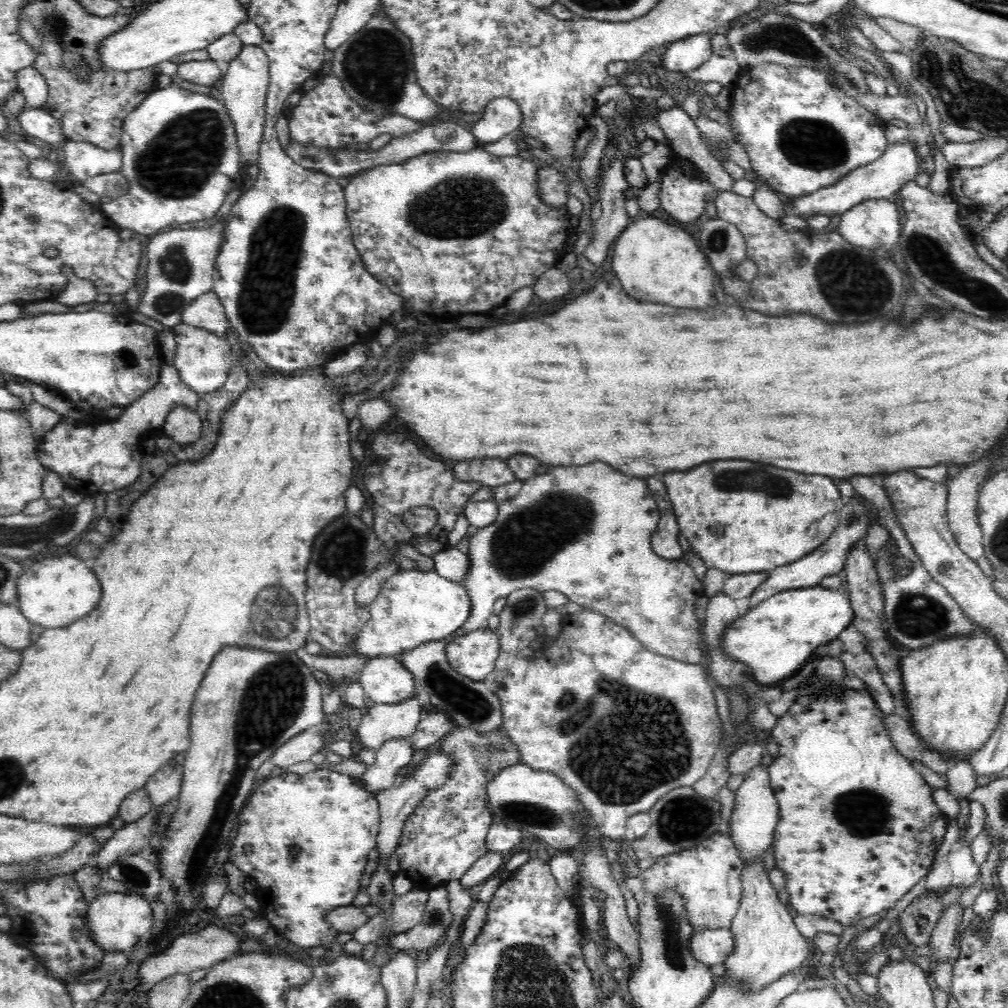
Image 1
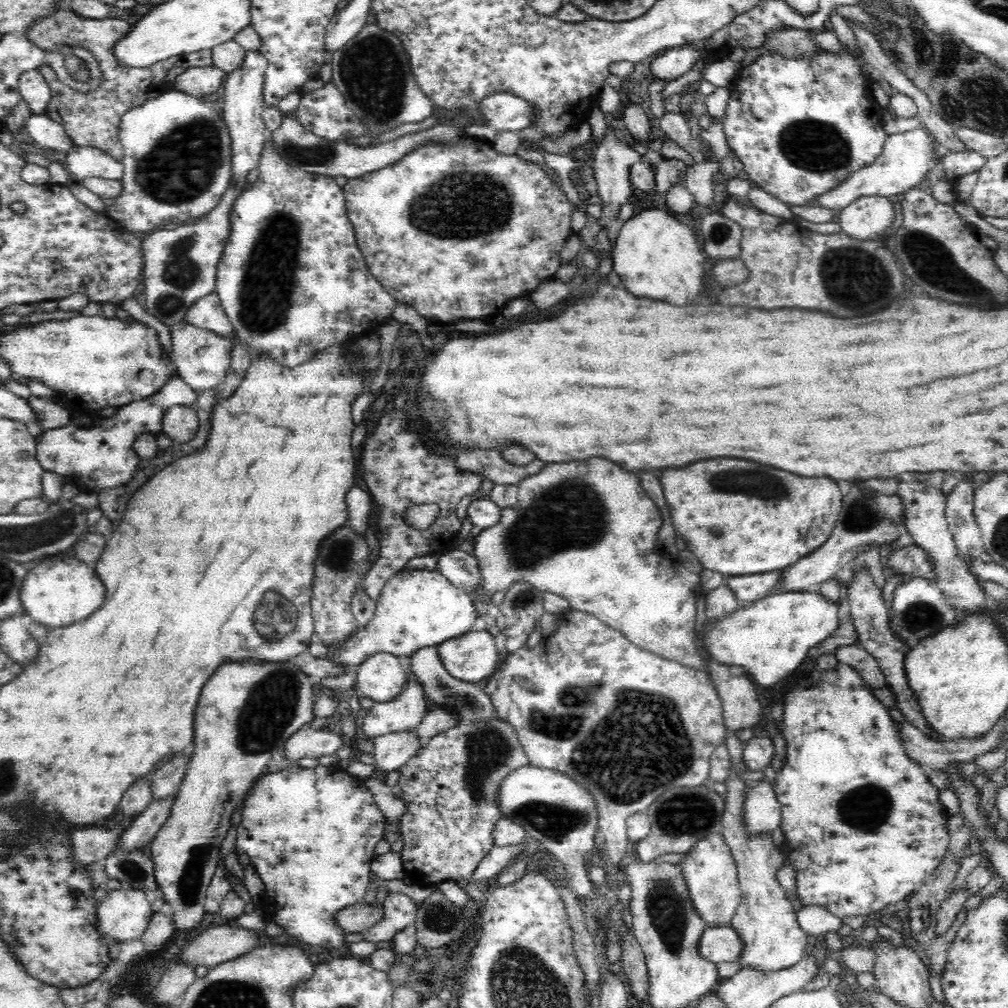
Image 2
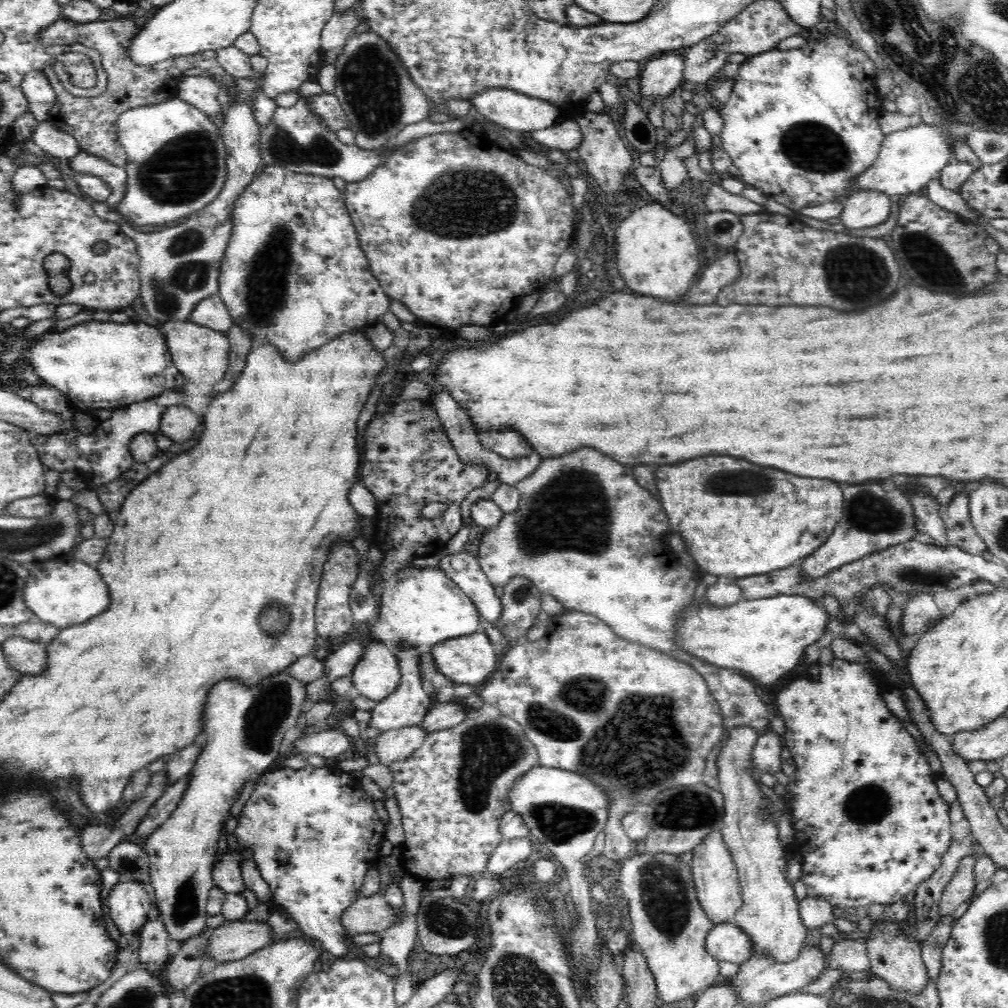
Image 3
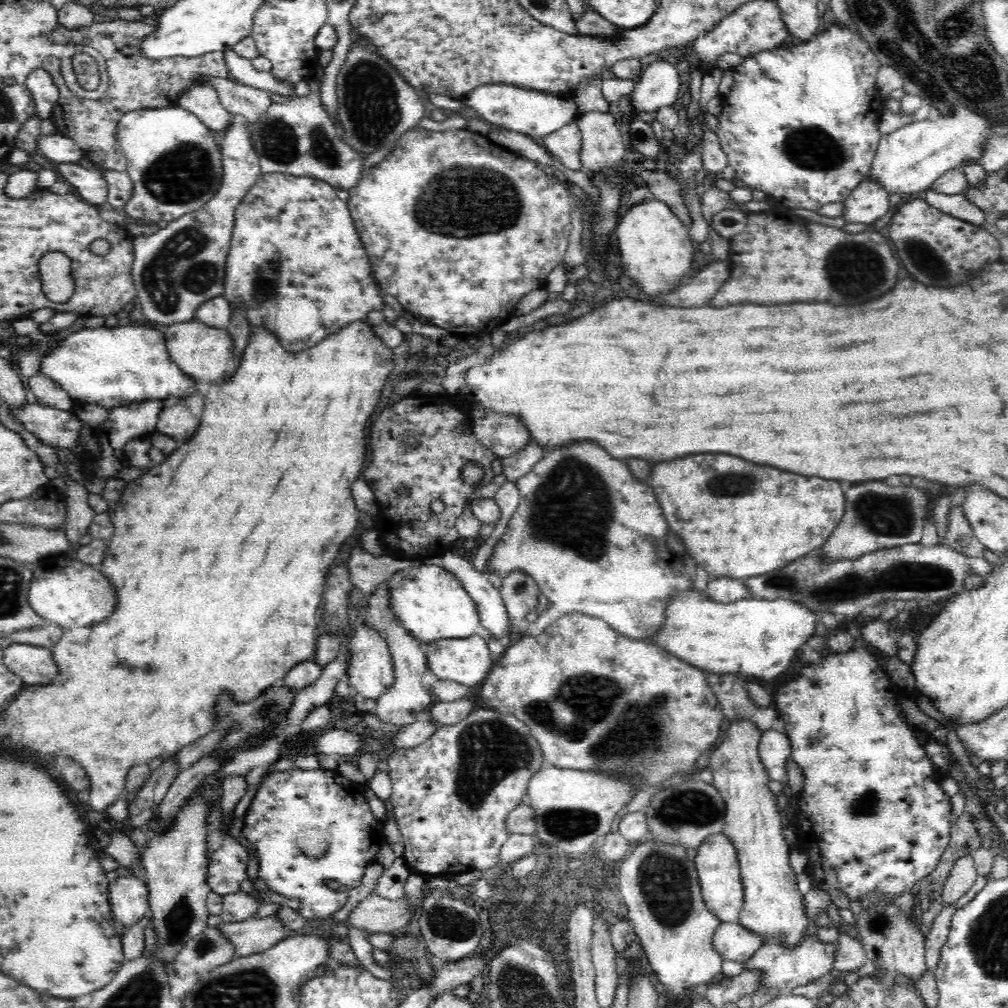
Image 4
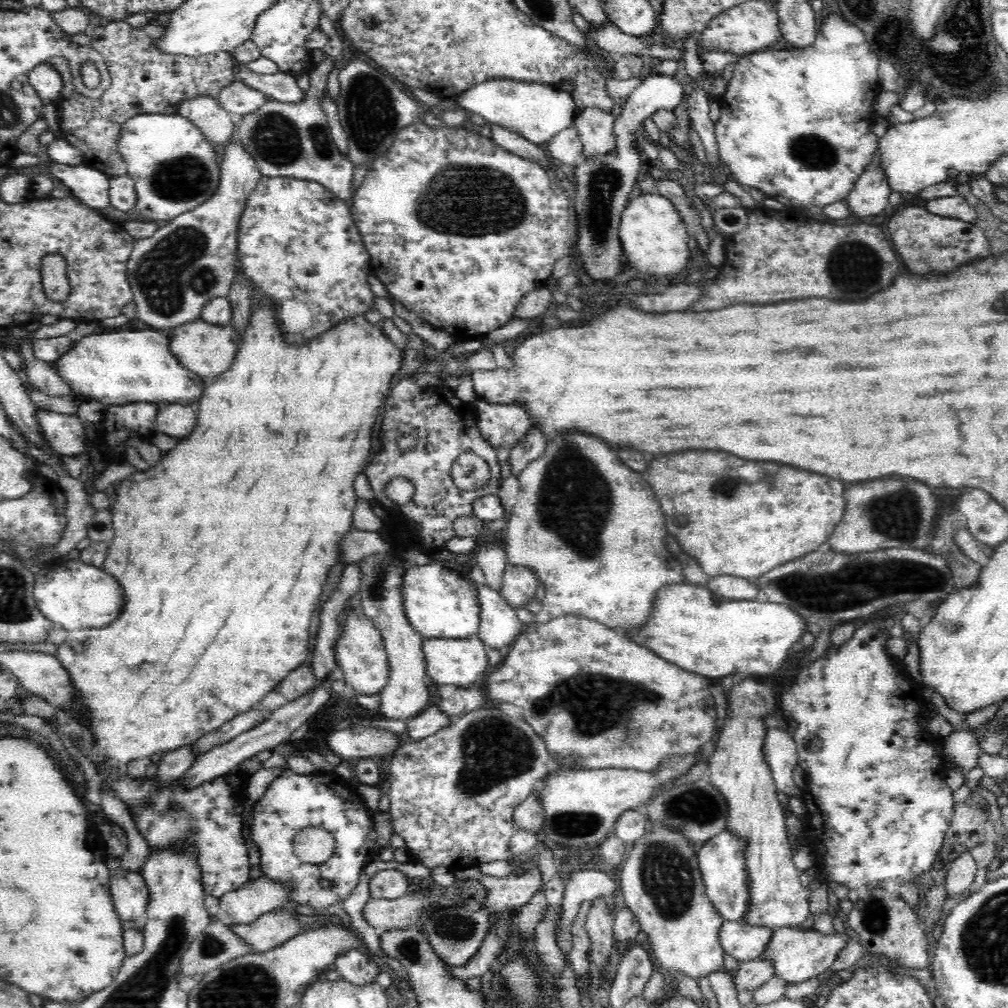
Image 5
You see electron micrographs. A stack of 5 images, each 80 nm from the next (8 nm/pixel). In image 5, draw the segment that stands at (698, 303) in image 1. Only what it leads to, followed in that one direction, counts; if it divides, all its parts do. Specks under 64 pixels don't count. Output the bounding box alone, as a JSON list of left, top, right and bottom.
[618,190,690,277]

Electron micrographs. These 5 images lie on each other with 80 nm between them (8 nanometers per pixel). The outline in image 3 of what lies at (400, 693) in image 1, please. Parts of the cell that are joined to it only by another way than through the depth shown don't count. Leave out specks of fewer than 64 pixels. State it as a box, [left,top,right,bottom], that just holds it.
[352,638,402,701]

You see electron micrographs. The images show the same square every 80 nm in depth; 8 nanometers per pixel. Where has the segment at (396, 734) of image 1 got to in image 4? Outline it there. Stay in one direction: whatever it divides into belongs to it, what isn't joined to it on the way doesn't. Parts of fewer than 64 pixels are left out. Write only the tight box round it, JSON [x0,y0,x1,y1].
[366,582,432,727]

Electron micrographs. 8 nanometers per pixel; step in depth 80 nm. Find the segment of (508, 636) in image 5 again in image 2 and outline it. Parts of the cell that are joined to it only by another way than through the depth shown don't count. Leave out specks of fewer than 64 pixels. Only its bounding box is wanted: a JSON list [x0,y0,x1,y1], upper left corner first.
[436,549,481,598]

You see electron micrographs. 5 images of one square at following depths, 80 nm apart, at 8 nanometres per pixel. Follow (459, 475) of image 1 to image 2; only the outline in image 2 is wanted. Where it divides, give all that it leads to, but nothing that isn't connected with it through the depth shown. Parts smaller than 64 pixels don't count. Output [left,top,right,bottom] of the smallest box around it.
[455,448,544,485]

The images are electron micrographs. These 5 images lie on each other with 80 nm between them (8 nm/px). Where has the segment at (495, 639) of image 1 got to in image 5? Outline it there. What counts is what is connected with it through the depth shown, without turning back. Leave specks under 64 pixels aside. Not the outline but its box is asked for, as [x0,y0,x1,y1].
[422,635,491,687]

